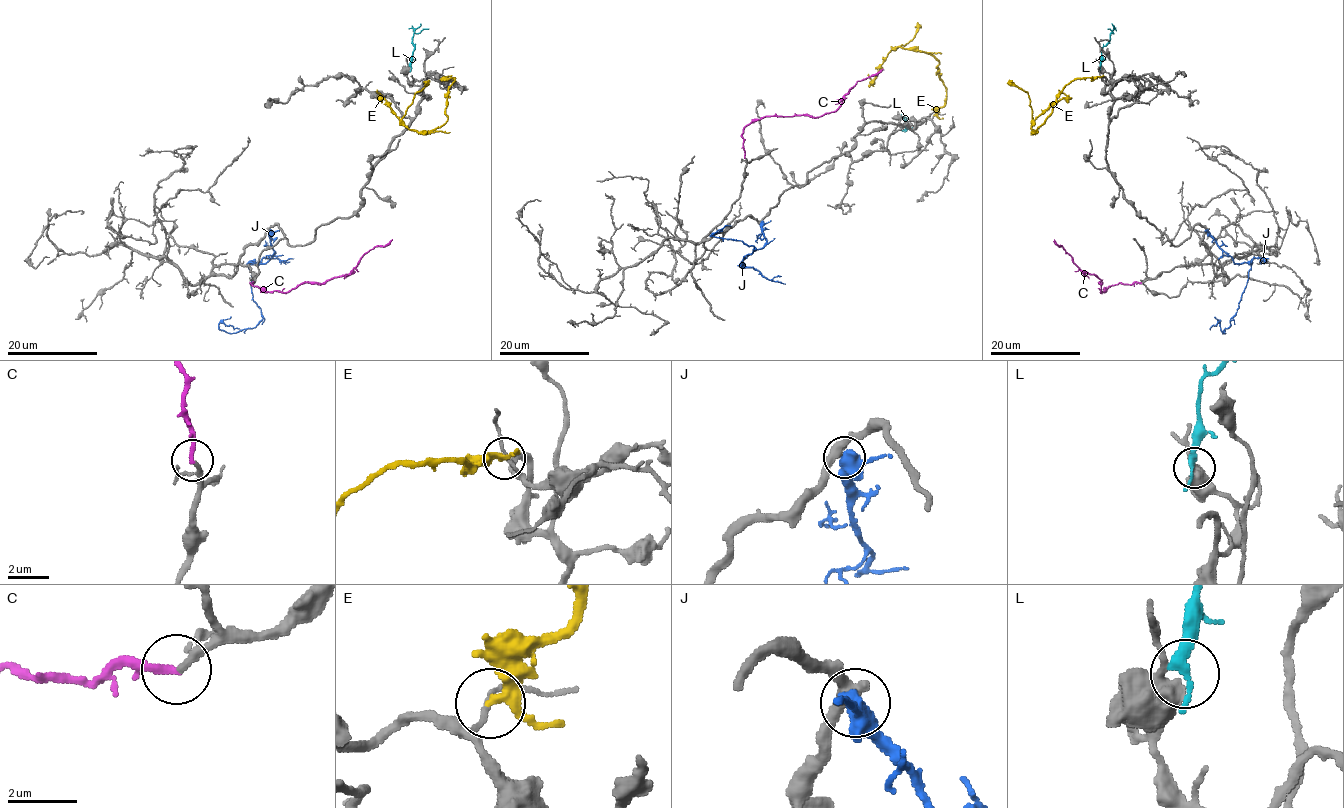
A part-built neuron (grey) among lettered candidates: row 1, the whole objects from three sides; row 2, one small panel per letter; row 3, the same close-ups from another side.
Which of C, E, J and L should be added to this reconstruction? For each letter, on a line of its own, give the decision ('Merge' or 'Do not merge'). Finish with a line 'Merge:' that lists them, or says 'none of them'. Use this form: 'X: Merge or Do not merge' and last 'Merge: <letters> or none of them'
C: Merge
E: Do not merge
J: Do not merge
L: Do not merge
Merge: C

